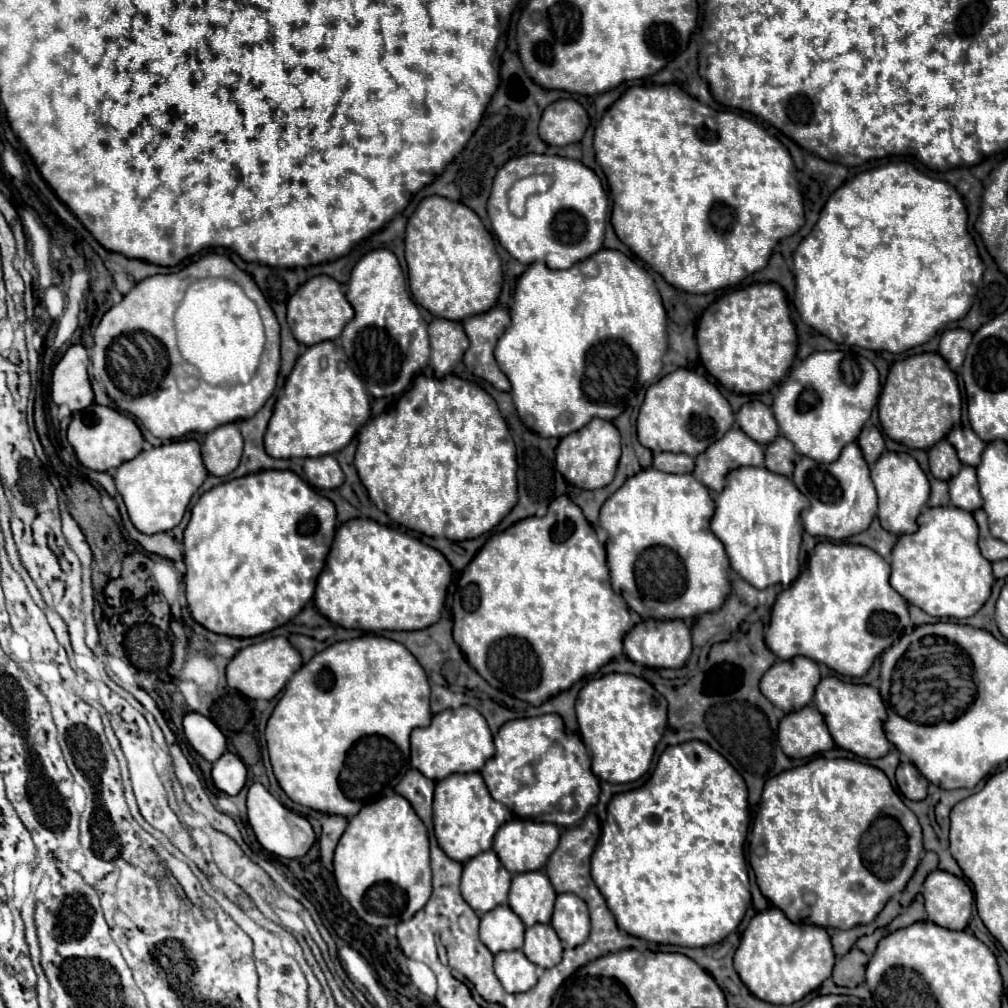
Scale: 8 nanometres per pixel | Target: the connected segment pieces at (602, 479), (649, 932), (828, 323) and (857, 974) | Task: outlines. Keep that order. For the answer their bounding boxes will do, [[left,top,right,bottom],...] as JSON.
[[557,418,621,490],[591,740,751,948],[795,162,983,354],[833,948,867,986]]

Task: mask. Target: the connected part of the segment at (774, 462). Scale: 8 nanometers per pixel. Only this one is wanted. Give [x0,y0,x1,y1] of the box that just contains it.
[765,436,799,476]

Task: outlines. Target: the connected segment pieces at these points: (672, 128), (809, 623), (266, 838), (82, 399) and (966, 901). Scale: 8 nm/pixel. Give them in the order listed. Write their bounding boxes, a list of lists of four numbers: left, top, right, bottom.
[[593,84,805,294],[765,542,911,676],[247,782,315,858],[53,344,93,412],[923,870,973,930]]

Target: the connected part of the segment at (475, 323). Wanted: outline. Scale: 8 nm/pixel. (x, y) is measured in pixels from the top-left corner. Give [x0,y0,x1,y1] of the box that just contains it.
[463,306,511,392]

